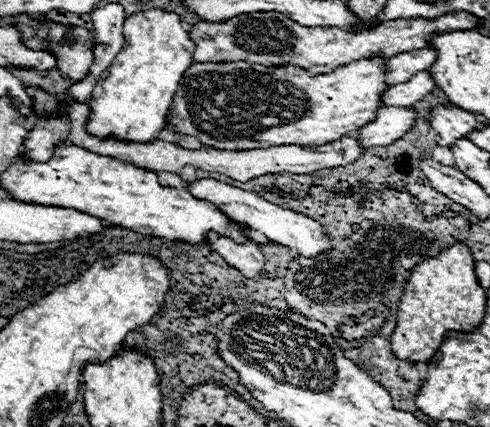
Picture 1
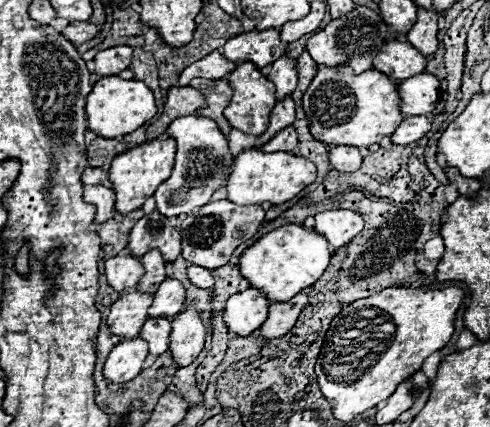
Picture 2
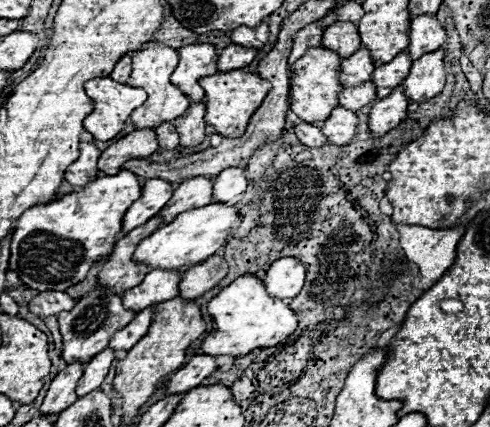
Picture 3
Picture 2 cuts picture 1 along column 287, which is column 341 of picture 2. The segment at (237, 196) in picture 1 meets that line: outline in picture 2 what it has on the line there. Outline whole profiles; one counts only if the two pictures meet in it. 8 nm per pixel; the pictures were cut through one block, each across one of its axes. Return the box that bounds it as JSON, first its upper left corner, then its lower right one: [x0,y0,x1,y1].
[314,208,364,250]

